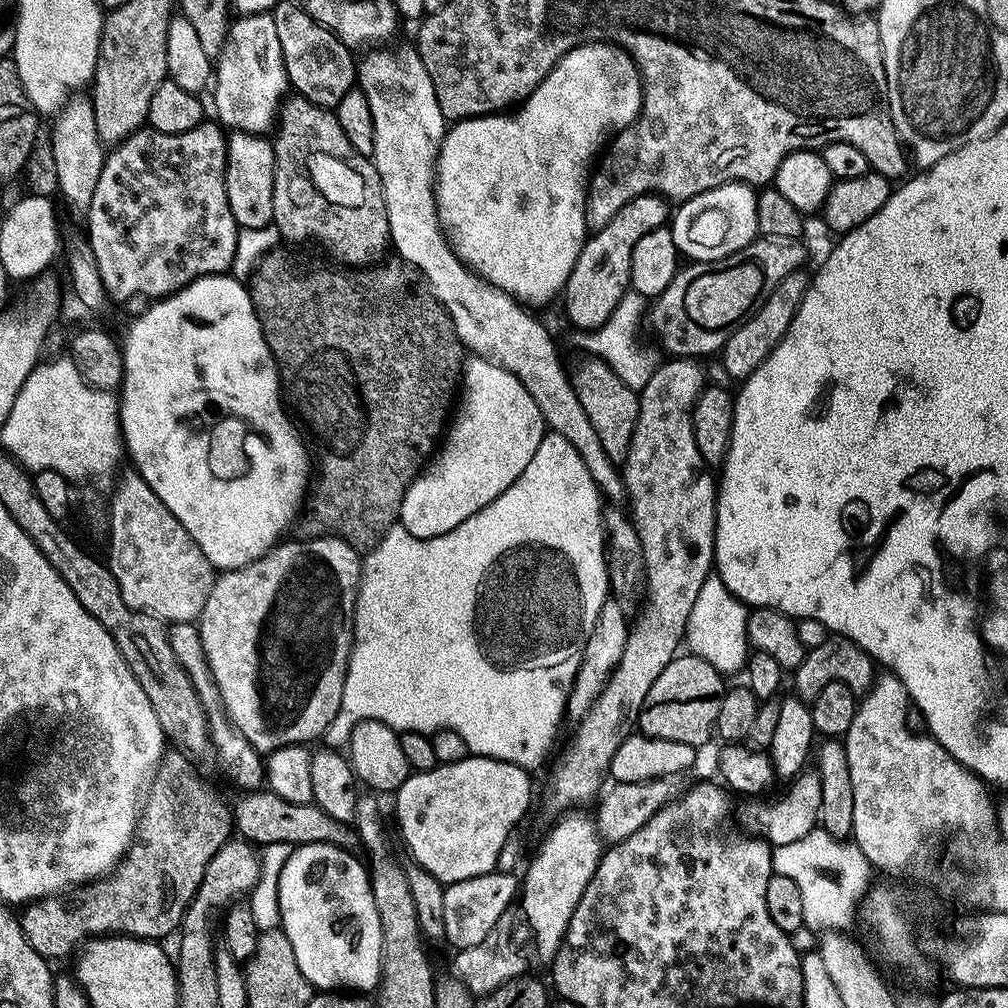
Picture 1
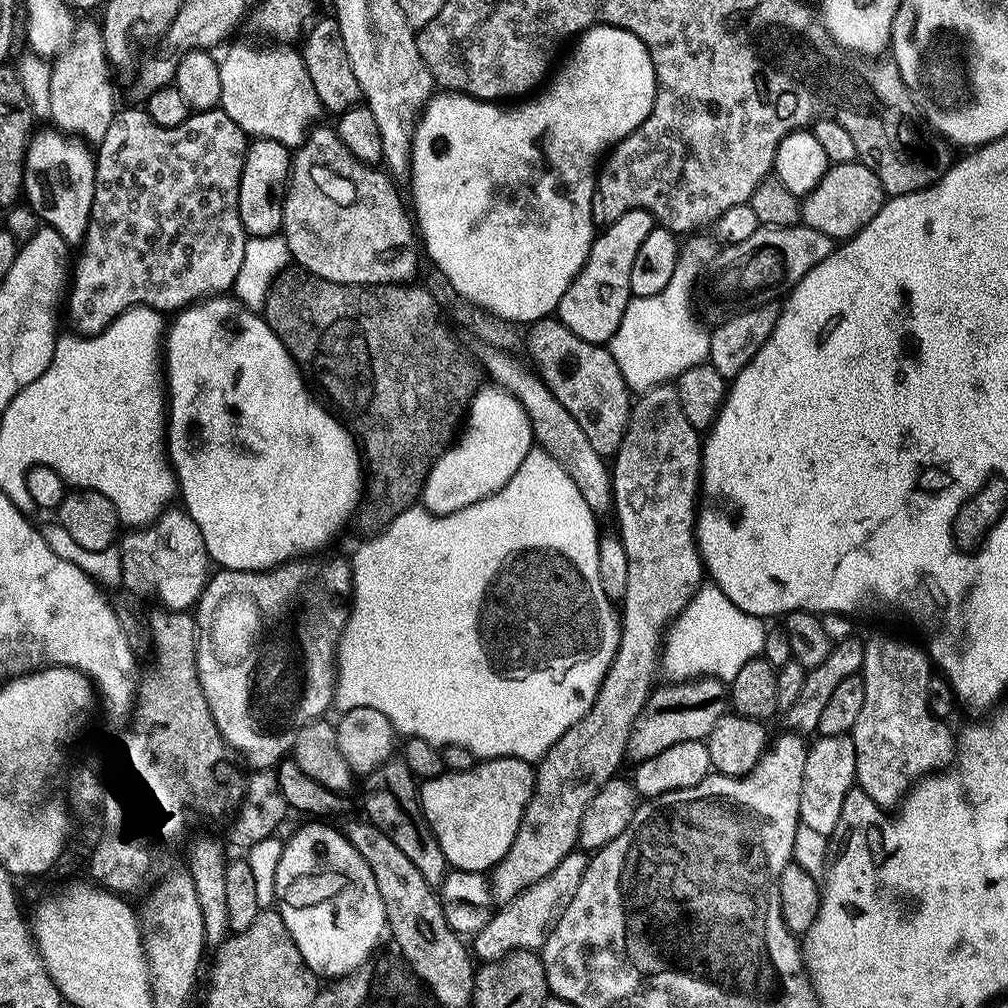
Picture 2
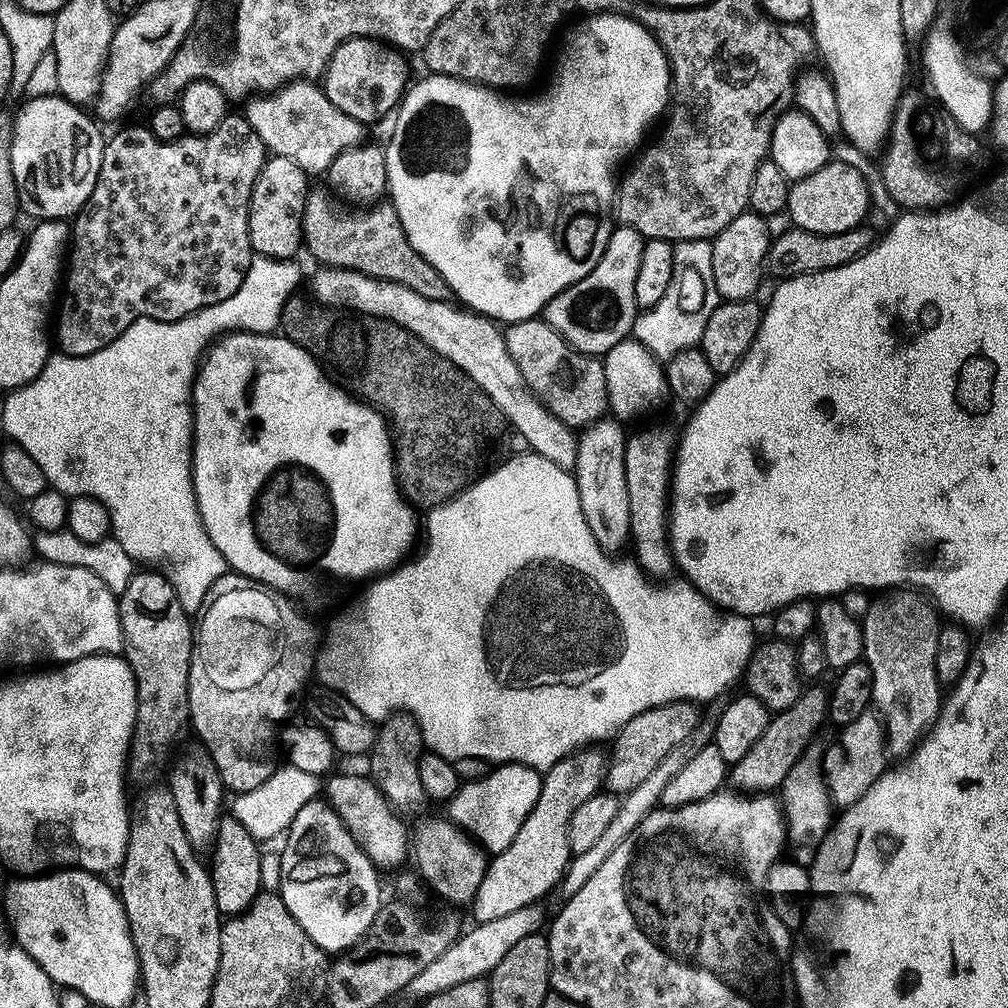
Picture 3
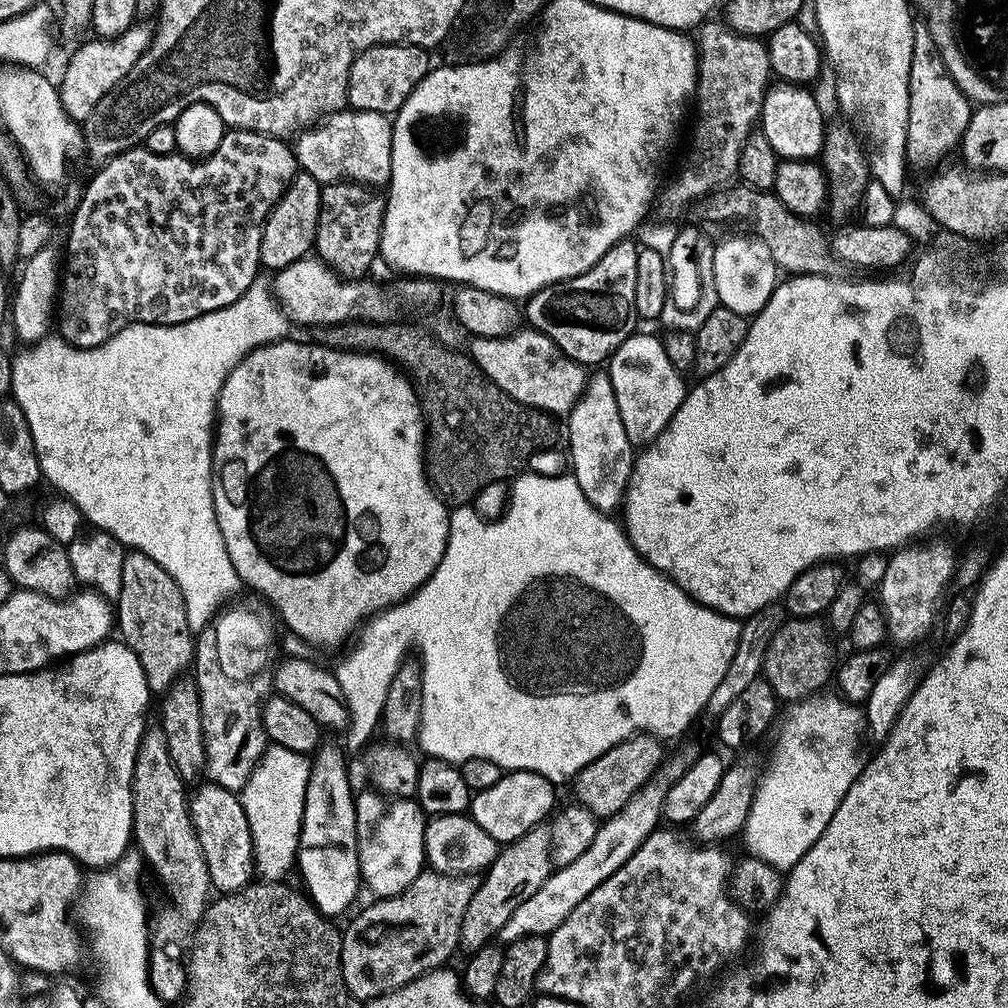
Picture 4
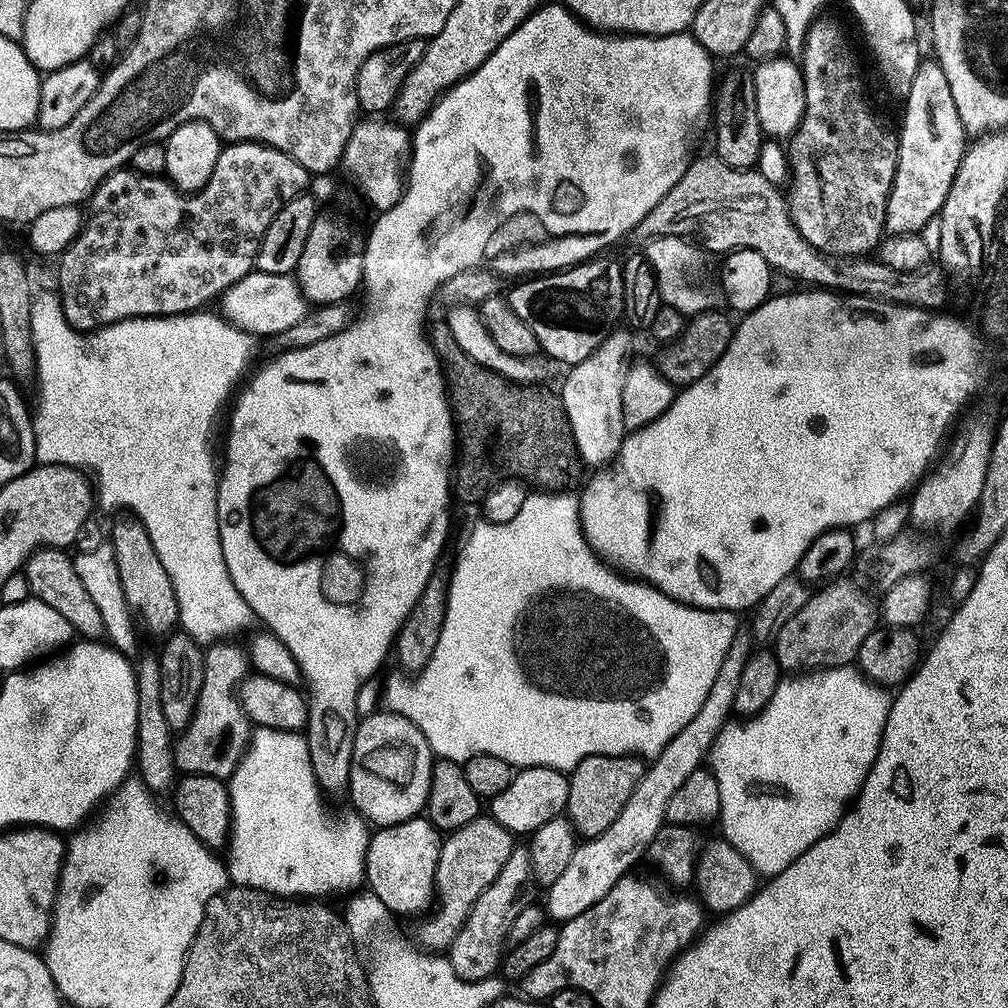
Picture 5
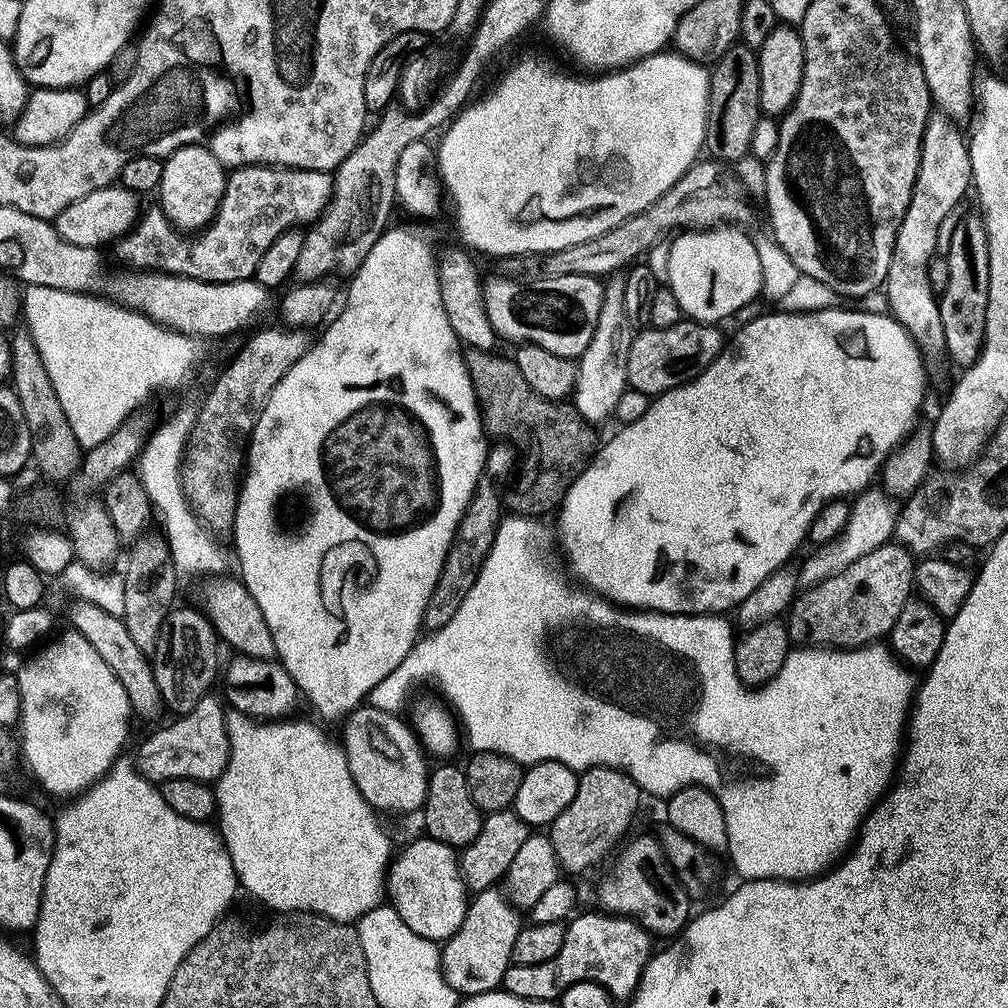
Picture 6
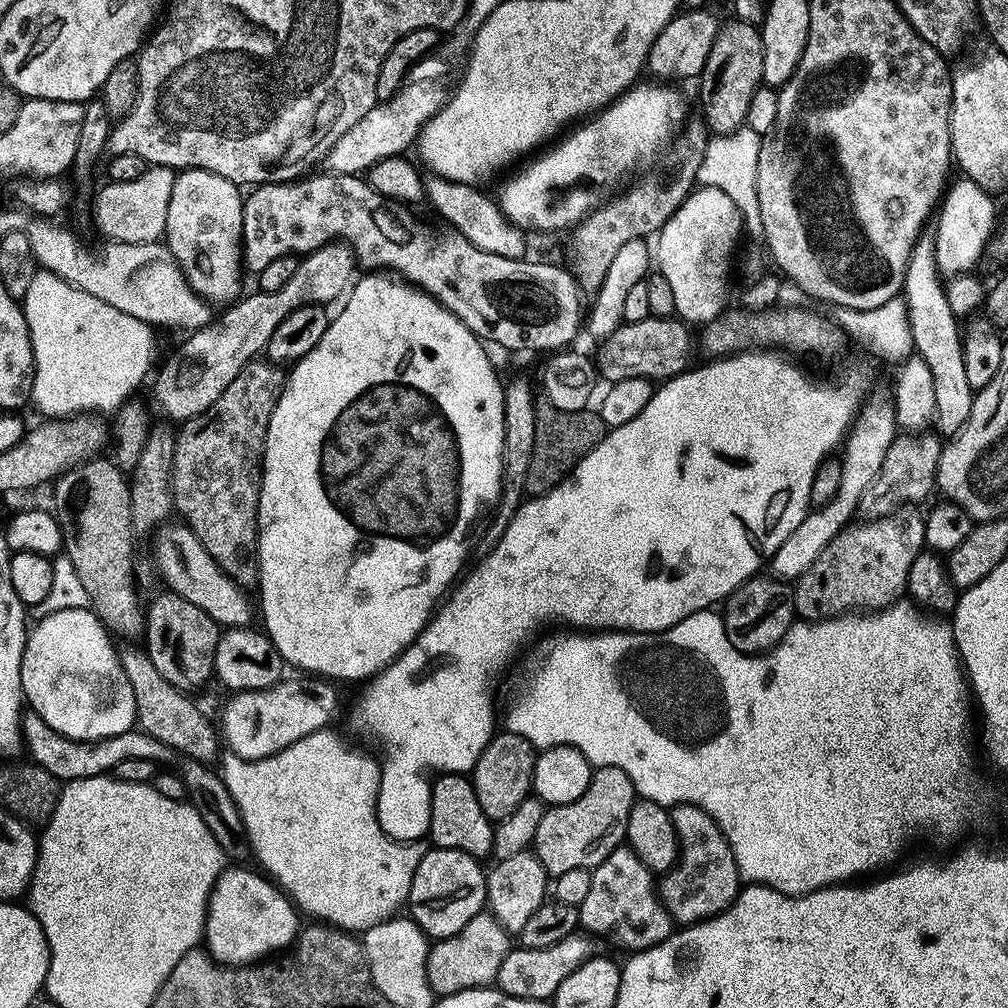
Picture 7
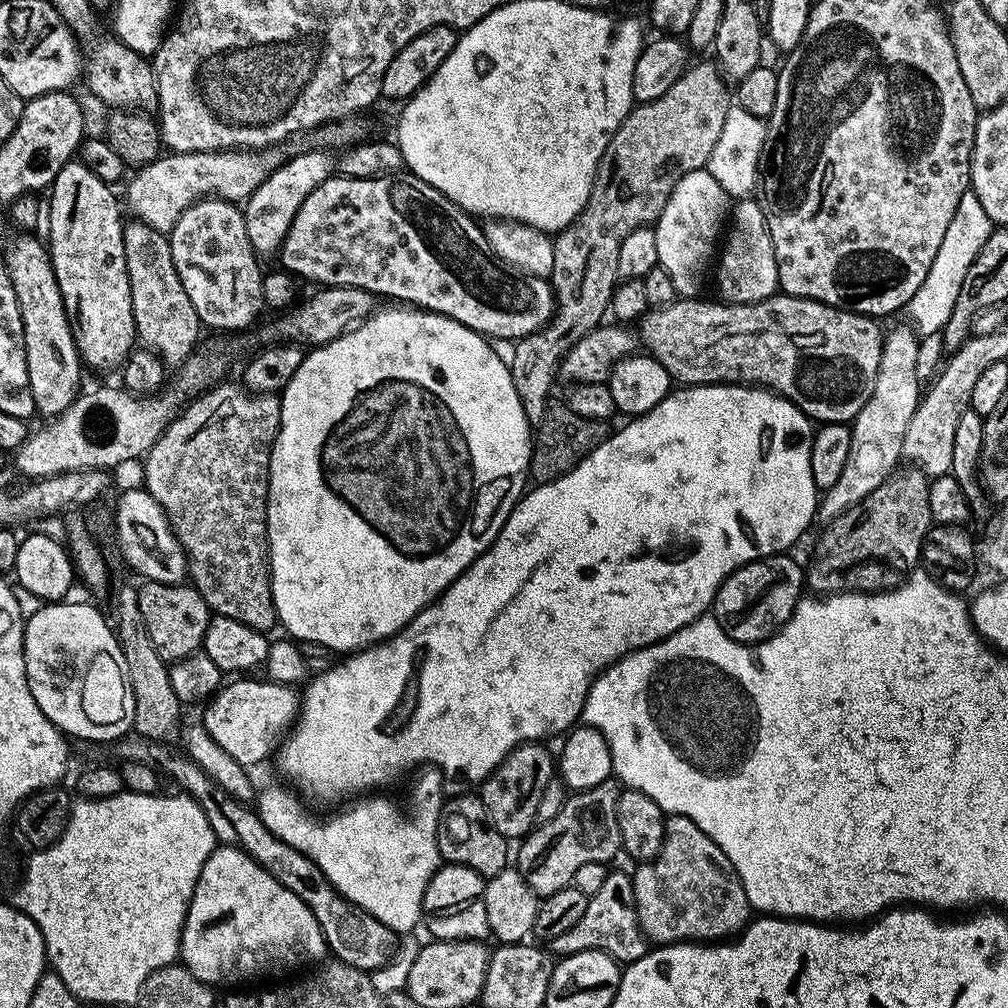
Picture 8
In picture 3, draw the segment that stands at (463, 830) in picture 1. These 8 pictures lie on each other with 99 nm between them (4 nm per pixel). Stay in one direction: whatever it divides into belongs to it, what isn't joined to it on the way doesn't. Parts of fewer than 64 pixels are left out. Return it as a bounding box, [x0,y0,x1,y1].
[447,763,541,854]

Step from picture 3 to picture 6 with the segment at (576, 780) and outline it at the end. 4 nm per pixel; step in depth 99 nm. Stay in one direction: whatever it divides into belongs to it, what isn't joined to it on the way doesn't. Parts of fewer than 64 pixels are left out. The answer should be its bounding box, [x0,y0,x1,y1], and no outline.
[440,887,522,997]

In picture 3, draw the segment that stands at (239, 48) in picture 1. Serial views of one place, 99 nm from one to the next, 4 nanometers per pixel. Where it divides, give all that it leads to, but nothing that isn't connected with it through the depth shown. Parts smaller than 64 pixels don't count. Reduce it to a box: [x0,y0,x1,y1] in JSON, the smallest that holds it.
[246,80,365,174]

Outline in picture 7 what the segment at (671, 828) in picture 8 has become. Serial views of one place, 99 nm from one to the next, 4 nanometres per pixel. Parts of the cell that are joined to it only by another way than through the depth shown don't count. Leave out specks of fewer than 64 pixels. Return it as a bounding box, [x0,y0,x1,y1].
[658,804,742,925]

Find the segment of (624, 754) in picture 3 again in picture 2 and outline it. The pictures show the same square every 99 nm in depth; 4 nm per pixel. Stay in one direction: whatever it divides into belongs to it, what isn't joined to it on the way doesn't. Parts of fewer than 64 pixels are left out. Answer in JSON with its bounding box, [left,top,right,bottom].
[627,676,726,762]

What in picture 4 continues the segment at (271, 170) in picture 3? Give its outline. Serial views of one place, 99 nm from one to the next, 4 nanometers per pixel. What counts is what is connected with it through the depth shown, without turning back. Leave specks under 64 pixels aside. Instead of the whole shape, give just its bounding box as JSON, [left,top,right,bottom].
[260,171,321,270]

